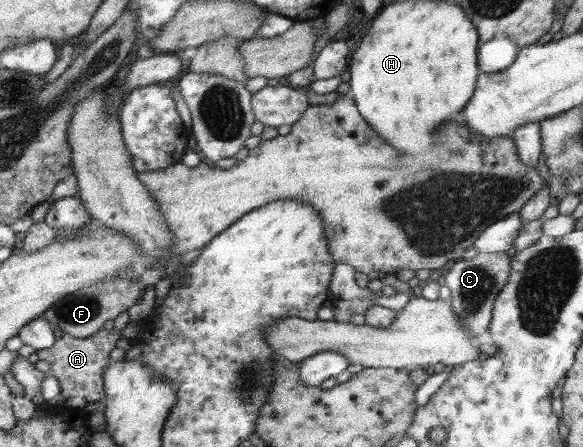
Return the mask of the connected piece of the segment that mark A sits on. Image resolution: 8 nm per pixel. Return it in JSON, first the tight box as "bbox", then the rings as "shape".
{"bbox":[36,325,121,403],"shape":[[[119,325],[112,329],[101,328],[95,335],[83,339],[75,339],[67,333],[55,340],[49,349],[36,350],[38,359],[47,361],[49,368],[45,375],[53,377],[59,385],[60,396],[63,398],[81,397],[88,403],[104,399],[103,367],[109,363],[109,351],[115,347],[115,341],[121,338]]]}

